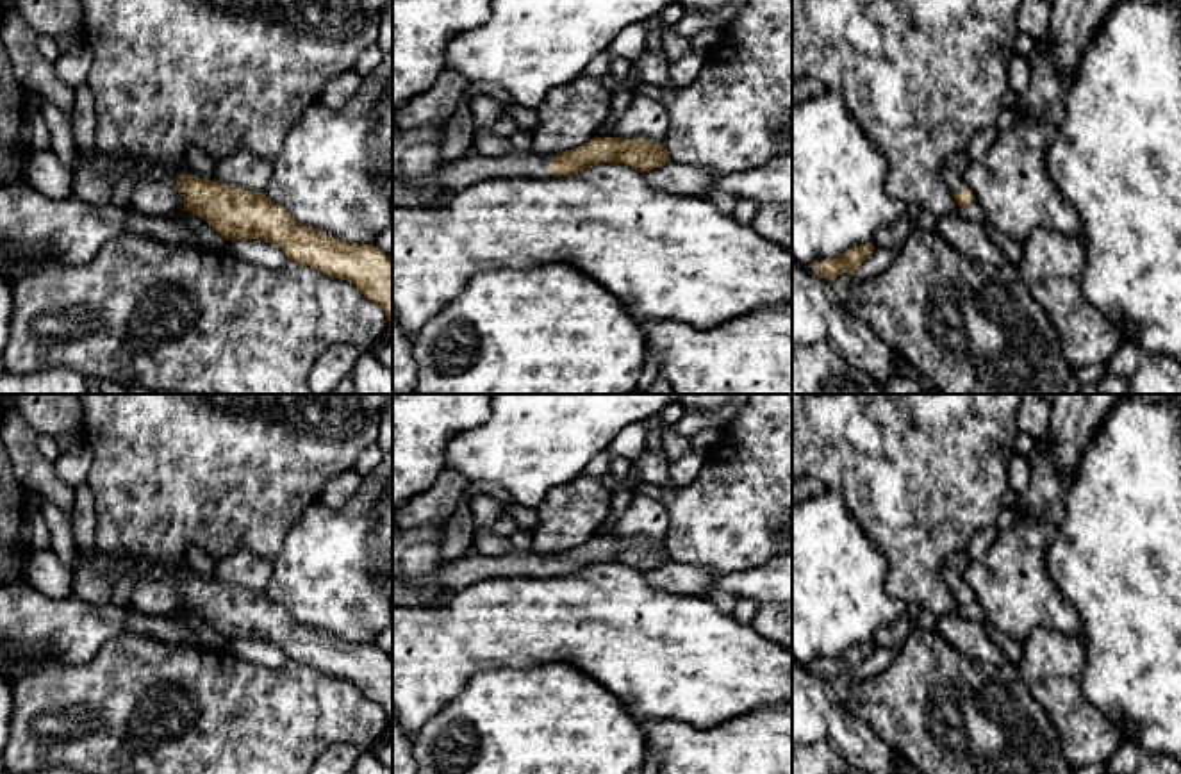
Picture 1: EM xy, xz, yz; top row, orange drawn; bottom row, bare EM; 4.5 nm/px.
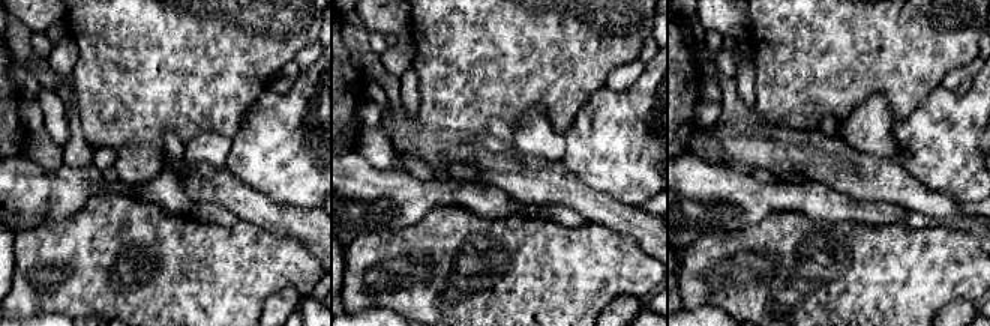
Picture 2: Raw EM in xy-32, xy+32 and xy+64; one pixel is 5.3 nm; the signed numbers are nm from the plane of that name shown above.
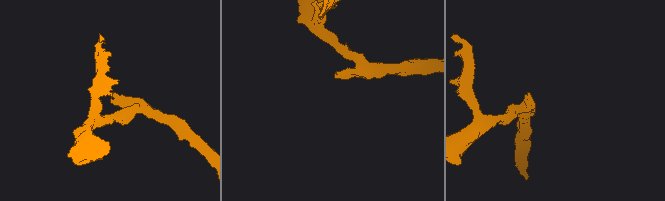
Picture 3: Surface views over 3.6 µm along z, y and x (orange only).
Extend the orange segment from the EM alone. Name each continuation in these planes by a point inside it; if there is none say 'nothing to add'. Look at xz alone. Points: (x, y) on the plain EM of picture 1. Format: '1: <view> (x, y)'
1: xz (455, 575)

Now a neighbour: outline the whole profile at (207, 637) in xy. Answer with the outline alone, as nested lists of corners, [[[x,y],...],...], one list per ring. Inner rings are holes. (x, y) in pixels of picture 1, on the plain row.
[[[182,610],[178,613],[184,624],[194,633],[198,644],[203,649],[225,651],[230,646],[230,640],[221,637],[205,619],[200,615]]]

